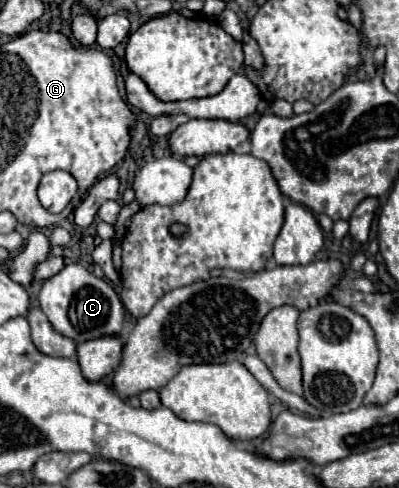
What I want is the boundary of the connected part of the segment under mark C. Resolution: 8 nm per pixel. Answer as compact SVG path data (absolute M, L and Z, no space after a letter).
M67 263L57 275L49 277L39 291L41 311L49 317L55 331L75 339L77 343L97 339L103 335L119 335L123 327L123 303L113 287L89 273L79 263Z

